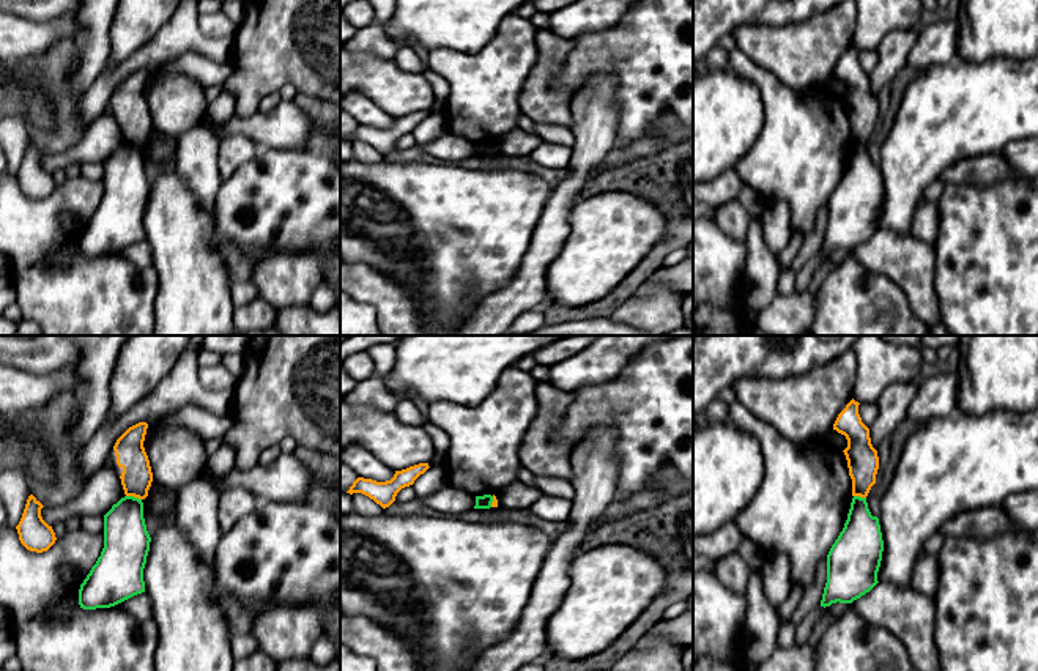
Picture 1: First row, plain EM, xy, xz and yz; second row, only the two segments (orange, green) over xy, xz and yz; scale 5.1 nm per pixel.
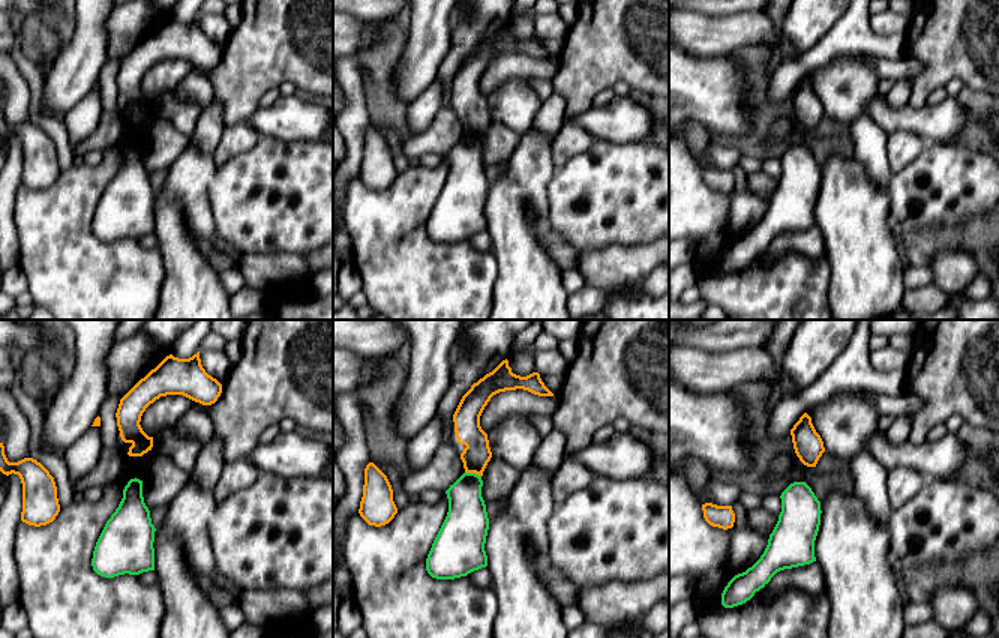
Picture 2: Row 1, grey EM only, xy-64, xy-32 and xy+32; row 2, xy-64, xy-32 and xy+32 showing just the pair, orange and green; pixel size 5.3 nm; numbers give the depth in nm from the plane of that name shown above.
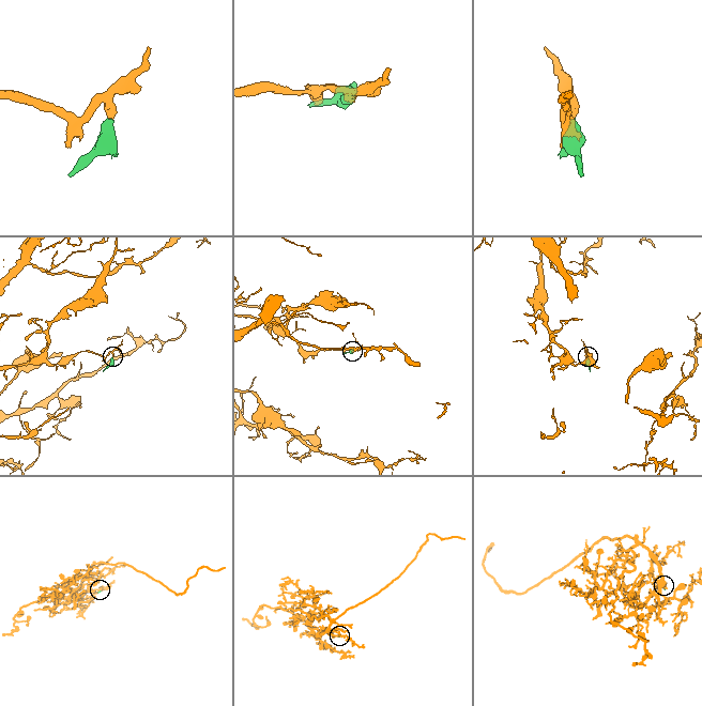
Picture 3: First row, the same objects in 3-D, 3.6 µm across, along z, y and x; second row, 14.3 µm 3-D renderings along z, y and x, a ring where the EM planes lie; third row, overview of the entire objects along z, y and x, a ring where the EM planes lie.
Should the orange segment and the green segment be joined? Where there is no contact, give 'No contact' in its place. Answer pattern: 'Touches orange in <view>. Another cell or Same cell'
Touches orange in xy. Another cell

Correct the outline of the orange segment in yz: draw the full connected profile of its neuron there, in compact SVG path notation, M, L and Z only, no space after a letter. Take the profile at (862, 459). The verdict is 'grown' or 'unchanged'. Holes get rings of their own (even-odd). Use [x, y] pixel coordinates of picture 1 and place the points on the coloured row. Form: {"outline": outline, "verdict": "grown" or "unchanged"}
{"outline": "M854 399L838 414L833 430L844 435L847 447L843 450L852 479L852 496L866 498L876 484L879 469L877 450L871 444L869 428L862 422L858 402Z", "verdict": "unchanged"}

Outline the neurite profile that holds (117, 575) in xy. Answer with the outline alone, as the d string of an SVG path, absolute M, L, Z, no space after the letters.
M121 498L104 515L104 548L80 584L80 608L110 608L145 592L150 542L142 499Z

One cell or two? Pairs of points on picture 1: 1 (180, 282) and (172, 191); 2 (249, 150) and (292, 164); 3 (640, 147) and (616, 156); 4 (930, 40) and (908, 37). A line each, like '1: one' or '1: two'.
1: one
2: two
3: one
4: two

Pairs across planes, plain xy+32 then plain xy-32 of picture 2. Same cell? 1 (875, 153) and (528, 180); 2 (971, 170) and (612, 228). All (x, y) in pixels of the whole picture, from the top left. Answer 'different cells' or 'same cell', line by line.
1: same cell
2: same cell

